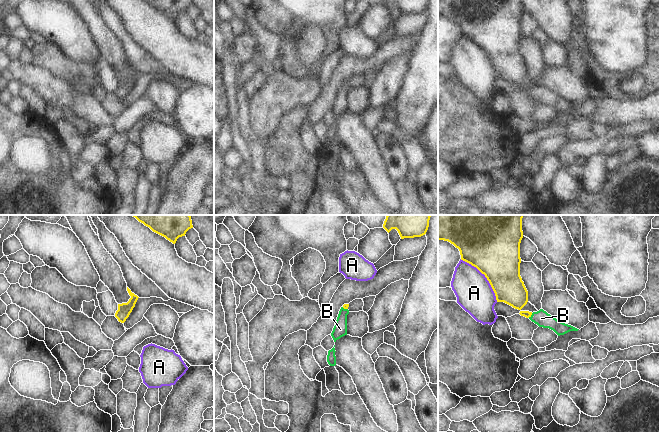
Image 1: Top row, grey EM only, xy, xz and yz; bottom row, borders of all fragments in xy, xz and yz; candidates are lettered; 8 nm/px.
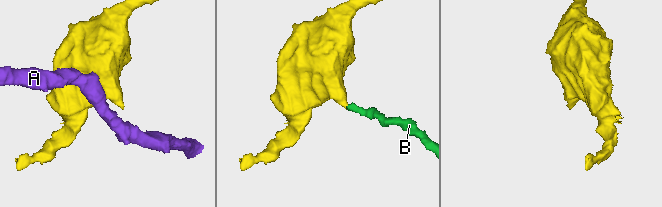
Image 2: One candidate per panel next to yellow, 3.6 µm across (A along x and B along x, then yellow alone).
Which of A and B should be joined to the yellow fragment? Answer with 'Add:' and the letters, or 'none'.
Add: B

